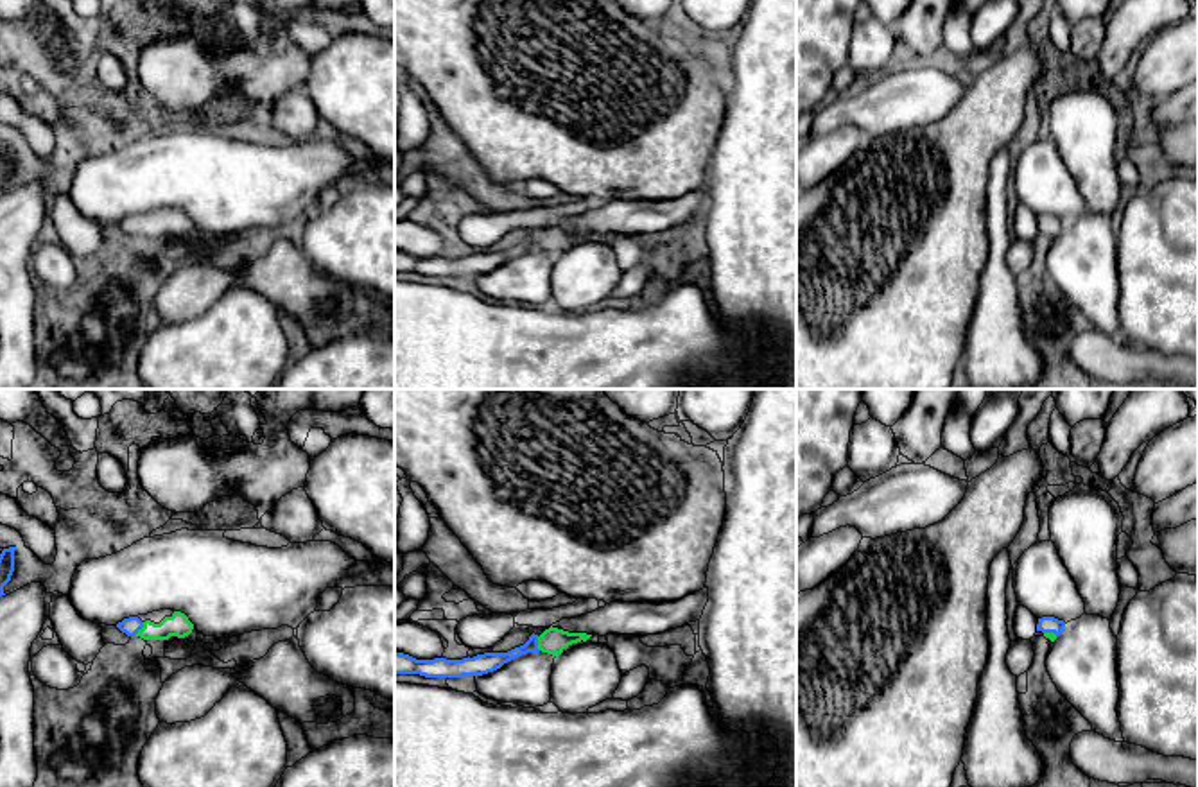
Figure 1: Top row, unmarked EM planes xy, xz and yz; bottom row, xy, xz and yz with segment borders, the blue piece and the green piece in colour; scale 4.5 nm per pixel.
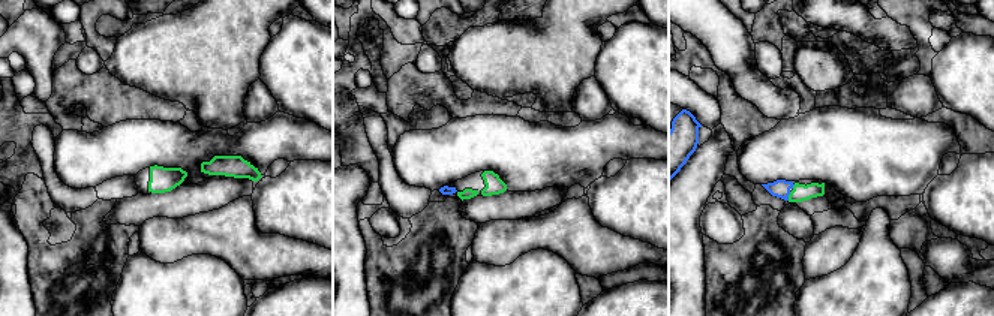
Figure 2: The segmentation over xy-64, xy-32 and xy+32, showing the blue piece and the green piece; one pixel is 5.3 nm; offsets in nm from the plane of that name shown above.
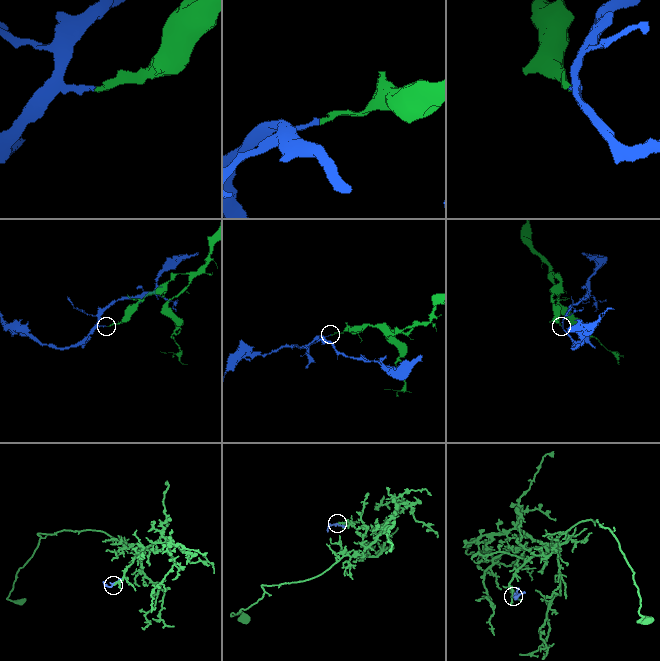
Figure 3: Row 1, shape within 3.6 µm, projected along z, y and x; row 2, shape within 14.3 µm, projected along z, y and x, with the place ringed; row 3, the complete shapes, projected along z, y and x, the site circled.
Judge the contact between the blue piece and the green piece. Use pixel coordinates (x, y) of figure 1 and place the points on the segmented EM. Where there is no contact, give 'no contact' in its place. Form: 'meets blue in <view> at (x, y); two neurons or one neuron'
meets blue in xy at (140, 628); two neurons

